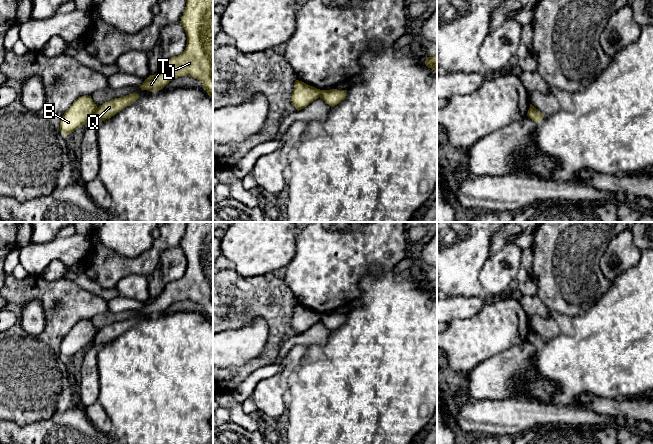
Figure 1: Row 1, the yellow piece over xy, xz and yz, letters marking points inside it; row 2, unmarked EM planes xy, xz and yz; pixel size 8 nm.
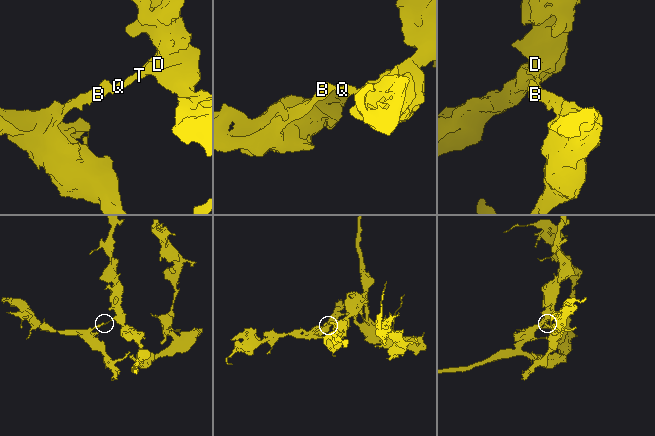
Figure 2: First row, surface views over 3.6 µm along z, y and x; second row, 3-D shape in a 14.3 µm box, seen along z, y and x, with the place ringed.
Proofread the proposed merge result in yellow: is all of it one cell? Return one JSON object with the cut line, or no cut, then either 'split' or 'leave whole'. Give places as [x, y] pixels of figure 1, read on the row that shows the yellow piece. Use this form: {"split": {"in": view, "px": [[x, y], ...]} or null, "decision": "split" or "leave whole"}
{"split": {"in": "xy", "px": [[97, 107], [92, 117]]}, "decision": "split"}

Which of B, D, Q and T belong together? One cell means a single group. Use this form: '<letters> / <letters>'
B / D Q T

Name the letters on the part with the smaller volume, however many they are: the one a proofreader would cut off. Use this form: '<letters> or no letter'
B

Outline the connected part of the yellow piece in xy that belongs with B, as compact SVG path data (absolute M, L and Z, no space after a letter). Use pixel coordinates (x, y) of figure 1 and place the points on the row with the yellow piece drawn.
M84 95L76 99L64 113L60 121L60 130L64 136L74 132L93 118L97 109L91 96Z

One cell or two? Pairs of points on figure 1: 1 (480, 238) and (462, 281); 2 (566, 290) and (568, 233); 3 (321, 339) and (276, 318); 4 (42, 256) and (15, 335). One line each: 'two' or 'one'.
1: one
2: one
3: two
4: two

